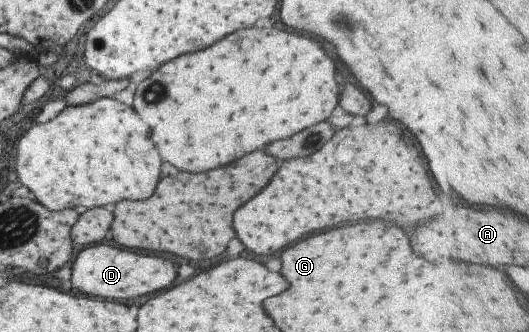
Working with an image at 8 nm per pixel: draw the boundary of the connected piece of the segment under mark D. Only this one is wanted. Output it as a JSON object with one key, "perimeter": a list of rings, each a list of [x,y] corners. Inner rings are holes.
{"perimeter":[[[93,243],[77,253],[70,269],[71,285],[77,291],[111,301],[129,301],[171,287],[177,265],[161,255],[145,255],[129,249]]]}

